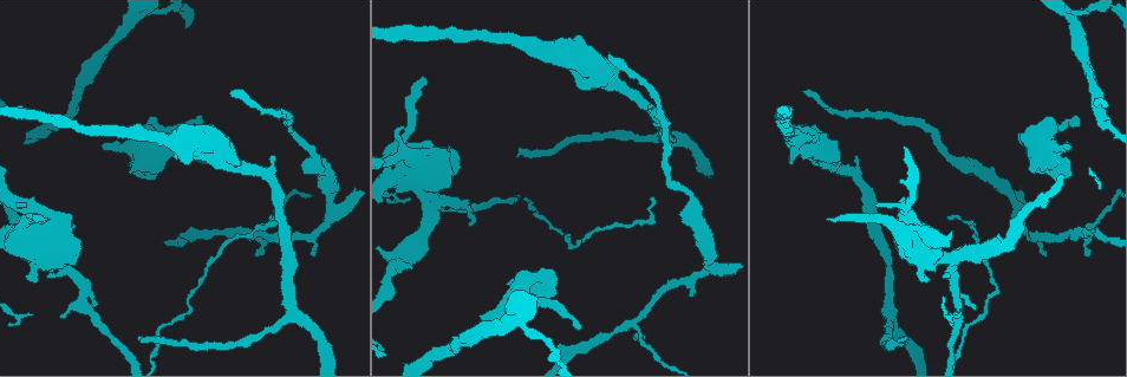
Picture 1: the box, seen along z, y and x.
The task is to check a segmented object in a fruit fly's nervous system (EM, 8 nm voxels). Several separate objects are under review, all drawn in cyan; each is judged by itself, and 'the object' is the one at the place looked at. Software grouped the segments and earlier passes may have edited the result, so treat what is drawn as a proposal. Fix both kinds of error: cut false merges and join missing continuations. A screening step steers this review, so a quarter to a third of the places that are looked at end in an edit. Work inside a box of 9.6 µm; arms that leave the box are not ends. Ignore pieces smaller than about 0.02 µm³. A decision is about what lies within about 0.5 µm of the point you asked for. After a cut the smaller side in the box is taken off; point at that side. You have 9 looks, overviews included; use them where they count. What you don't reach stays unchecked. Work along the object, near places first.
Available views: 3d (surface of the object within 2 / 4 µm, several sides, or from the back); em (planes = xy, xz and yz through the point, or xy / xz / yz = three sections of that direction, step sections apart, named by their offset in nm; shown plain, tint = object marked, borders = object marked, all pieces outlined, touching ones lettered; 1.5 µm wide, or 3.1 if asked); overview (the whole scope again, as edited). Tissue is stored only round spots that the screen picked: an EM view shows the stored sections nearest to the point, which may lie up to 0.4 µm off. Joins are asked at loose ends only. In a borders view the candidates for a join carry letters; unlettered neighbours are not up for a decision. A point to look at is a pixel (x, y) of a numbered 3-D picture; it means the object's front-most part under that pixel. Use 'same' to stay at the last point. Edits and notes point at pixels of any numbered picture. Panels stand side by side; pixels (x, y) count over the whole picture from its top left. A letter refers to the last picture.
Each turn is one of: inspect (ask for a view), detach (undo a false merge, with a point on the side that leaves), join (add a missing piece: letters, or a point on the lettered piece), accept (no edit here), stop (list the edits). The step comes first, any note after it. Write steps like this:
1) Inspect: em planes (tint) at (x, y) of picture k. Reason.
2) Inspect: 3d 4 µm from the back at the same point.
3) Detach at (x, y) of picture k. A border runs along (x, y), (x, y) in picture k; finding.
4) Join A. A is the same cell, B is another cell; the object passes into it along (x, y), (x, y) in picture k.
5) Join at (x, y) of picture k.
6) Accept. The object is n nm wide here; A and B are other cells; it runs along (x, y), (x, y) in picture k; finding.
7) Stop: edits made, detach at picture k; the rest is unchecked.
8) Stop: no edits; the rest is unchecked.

Inspect: em yz step 8 (borders) at (950, 264) of picture 1. Calibre changes.

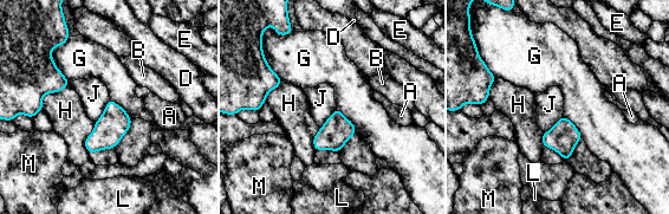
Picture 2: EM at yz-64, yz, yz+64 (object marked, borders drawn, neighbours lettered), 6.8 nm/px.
Accept. A, B, D, E, G, H, J, L and M are other cells; a border runs along (69, 83), (47, 92), (43, 109) in picture 2; continuous, no second neuron.

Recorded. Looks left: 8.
Inspect: 3d 4 µm at (141, 339) of picture 1. Branch stops here.

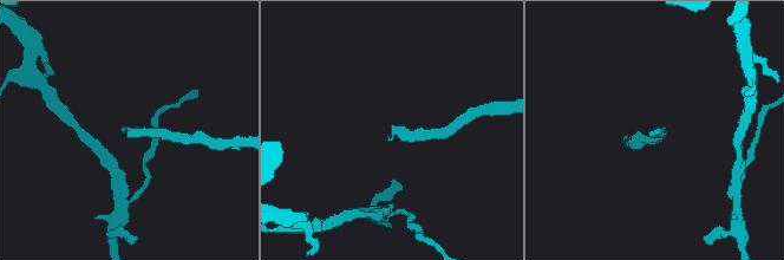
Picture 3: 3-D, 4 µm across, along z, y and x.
Inspect: em planes (tint) at (387, 136) of picture 3.

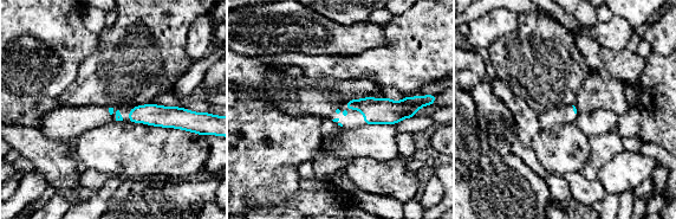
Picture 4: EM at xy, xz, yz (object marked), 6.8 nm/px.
Inspect: em planes (borders) at the same point. What lies round it.

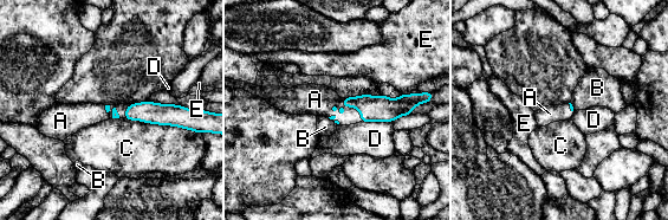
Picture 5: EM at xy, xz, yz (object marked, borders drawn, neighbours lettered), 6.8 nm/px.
Join A. A is the same cell, B, C, D and E are other cells; the neuron continues.

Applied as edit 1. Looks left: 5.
Inspect: overview.

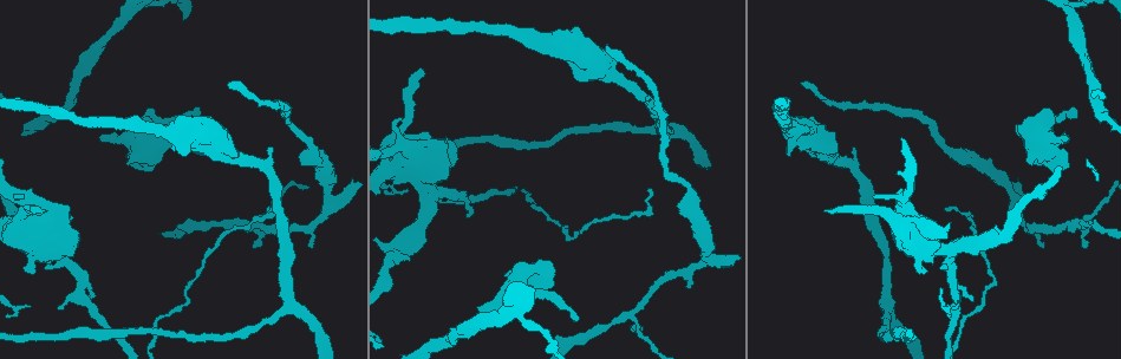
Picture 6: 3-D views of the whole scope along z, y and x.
Inspect: em xy step 4 (borders) at (886, 309) of picture 6. Arms part here.

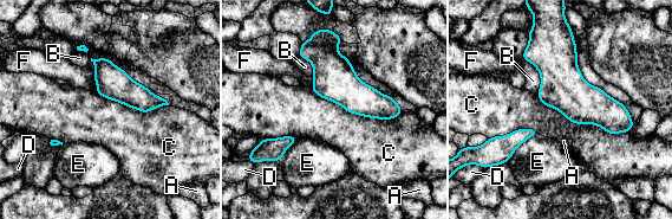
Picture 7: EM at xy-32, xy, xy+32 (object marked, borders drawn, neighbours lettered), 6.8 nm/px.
Accept. A, B, C, D, E and F are other cells; one neuron here.

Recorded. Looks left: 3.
Inspect: em xy step 8 (borders) at (403, 133) of picture 6. Calibre changes.

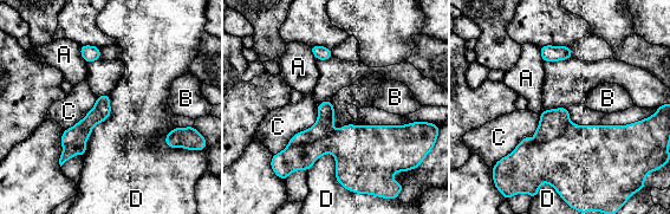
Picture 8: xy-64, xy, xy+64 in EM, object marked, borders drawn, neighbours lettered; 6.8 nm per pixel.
Inspect: em planes (borders) at the same point.

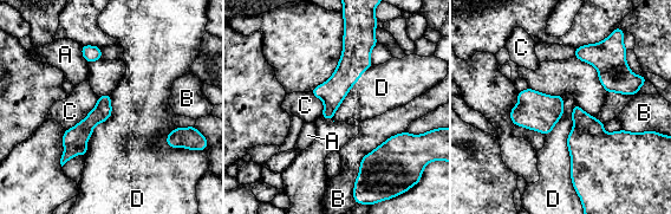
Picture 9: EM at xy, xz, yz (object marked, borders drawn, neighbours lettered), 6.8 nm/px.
Detach at (584, 122) of picture 9. The object is 120 nm wide here; A, B, C and D are other cells; a border runs along (573, 128), (593, 135), (604, 133) in picture 9; a second neuron is stuck on.

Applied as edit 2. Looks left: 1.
Stop: edits made, join at picture 5, detach at picture 9; the rest is unchecked.

